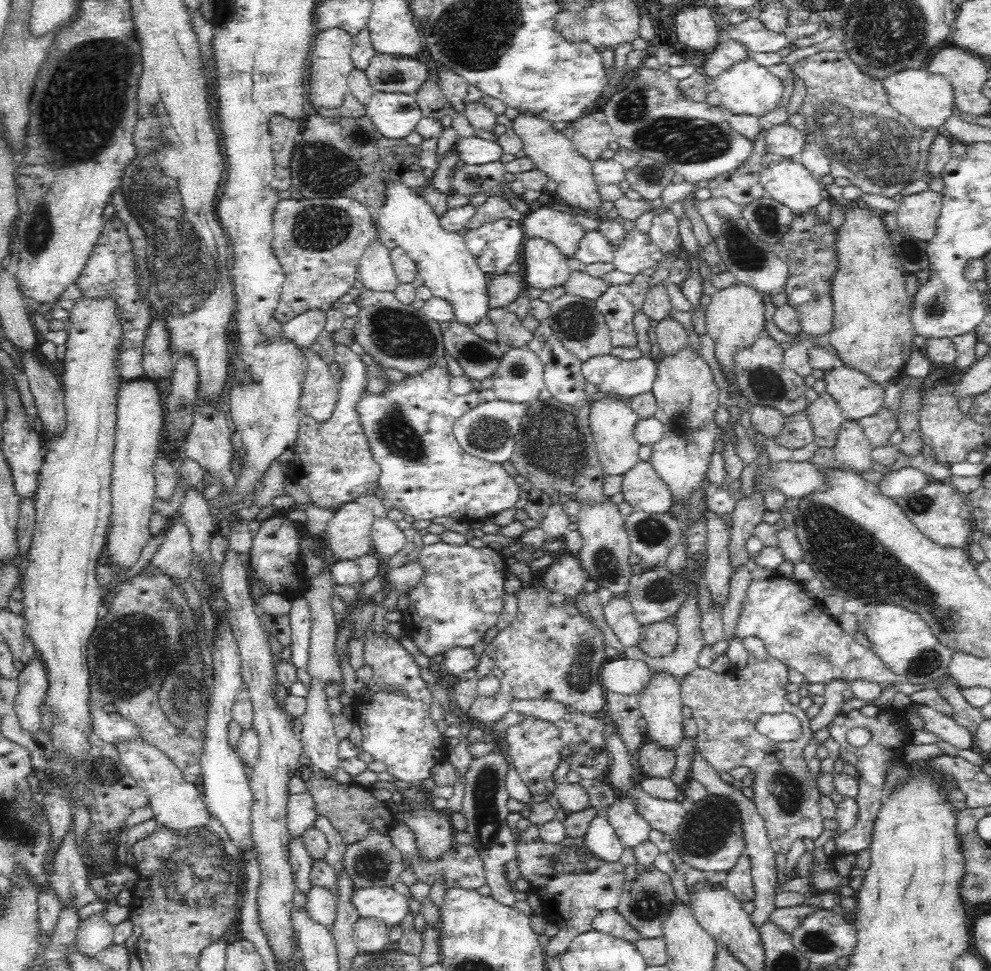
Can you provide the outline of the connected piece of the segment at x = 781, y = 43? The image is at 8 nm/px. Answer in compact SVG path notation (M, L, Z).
M759 18L746 19L736 26L727 25L727 33L752 52L778 52L792 44L786 34L768 30Z

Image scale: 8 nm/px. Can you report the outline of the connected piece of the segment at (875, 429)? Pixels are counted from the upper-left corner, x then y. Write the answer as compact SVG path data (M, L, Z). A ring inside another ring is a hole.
M882 406L876 414L856 421L864 429L873 449L889 445L890 434L899 428L896 414Z

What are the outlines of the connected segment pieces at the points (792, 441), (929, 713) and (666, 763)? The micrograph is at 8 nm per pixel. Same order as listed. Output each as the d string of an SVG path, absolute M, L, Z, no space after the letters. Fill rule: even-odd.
M802 411L786 417L783 430L774 440L780 446L791 449L802 448L813 442L815 436L808 415Z
M915 703L907 707L906 712L912 708L924 718L924 730L934 732L938 735L939 740L953 744L956 749L960 748L962 751L973 749L973 734L967 728L956 723L952 717L942 715L930 706L920 706Z
M646 740L639 748L637 764L650 777L670 779L675 762L675 751L664 749L654 741Z

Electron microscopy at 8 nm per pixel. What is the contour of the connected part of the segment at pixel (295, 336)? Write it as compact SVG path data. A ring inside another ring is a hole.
M312 309L303 312L282 325L283 335L288 340L293 340L298 346L308 348L316 337L324 330L326 324L326 311Z

